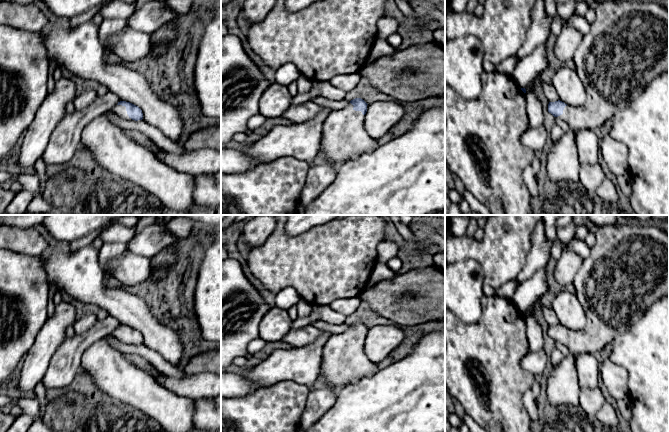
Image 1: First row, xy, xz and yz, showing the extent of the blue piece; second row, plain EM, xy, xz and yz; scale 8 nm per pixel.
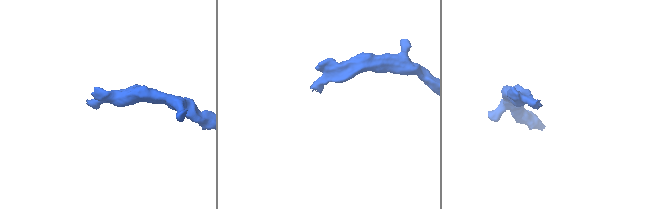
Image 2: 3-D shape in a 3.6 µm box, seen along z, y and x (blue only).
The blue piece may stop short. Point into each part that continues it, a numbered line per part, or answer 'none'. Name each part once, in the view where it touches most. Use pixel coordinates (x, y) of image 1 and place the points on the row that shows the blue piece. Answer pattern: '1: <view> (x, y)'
1: xy (120, 110)

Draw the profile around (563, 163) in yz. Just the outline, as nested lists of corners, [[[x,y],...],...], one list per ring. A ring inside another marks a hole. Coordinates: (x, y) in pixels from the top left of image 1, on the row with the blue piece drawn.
[[[569,128],[554,142],[547,154],[547,176],[552,181],[579,181],[580,162],[574,140],[575,131]]]

